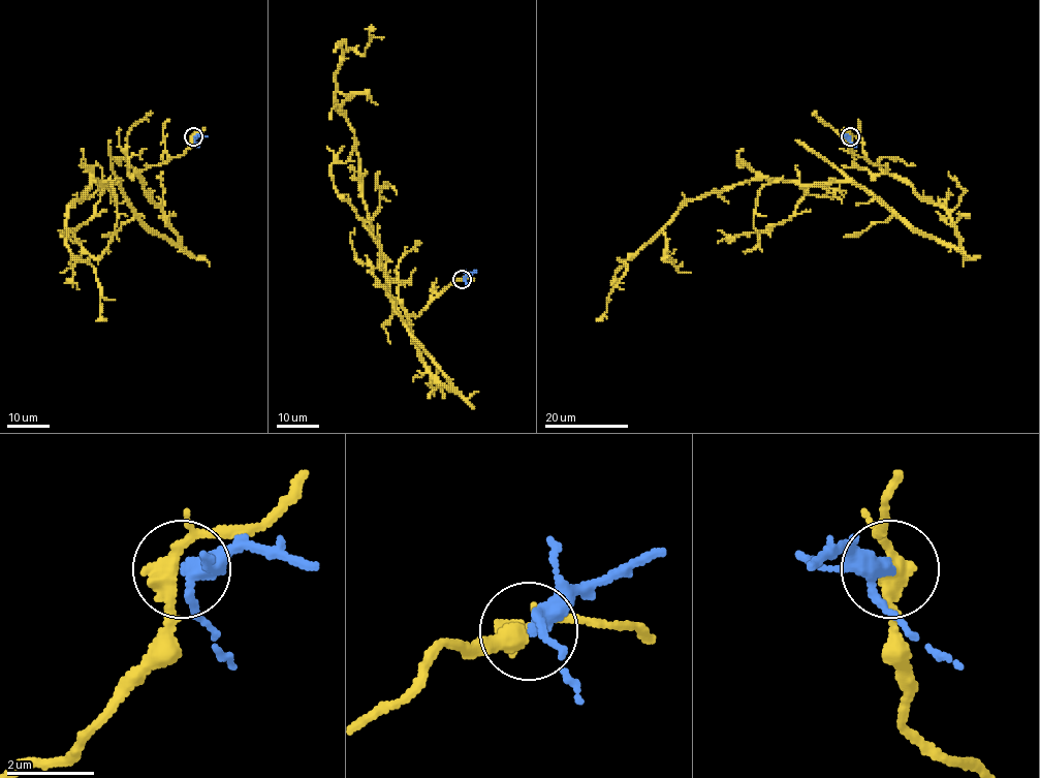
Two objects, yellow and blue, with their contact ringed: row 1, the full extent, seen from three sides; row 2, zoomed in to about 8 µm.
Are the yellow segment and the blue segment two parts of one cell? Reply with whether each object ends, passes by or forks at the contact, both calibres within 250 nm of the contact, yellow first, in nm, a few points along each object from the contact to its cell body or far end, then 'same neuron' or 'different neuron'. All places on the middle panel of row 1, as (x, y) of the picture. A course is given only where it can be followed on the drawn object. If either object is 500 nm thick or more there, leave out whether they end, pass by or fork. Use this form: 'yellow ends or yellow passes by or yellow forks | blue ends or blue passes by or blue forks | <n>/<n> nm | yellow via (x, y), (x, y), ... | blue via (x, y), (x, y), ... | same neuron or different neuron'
yellow forks | blue passes by | 280/300 nm | yellow via (462, 279), (408, 316), (447, 387), (399, 314), (355, 133), (337, 107), (340, 58), (364, 55), (372, 24) | blue via (462, 279), (475, 271) | different neuron

